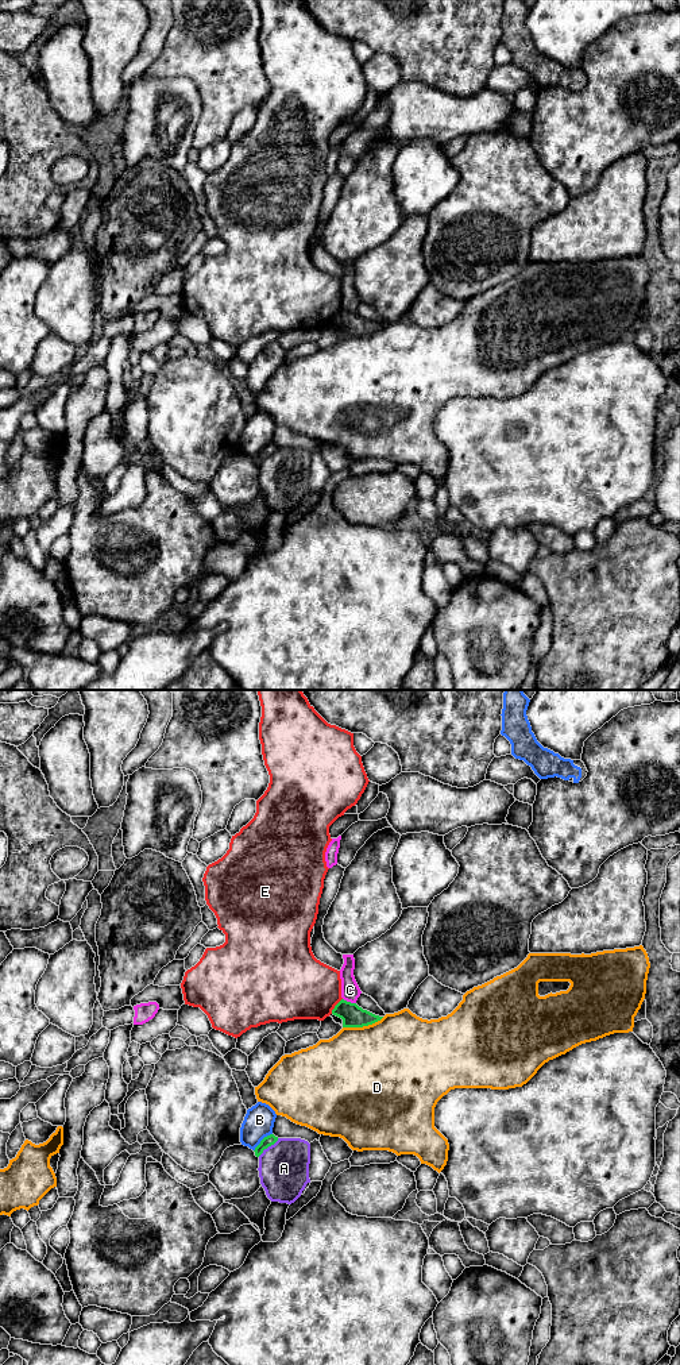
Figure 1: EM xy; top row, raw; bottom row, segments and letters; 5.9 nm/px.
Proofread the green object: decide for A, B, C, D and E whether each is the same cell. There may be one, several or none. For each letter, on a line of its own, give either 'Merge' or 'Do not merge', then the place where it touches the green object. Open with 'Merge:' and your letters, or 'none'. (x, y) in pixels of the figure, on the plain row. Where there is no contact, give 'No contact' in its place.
Merge: none
A: Do not merge. Touches green at xy (267, 455)
B: Do not merge. Touches green at xy (261, 450)
C: Do not merge. Touches green at xy (350, 311)
D: Do not merge. Touches green at xy (363, 334)
E: Do not merge. Touches green at xy (335, 315)

